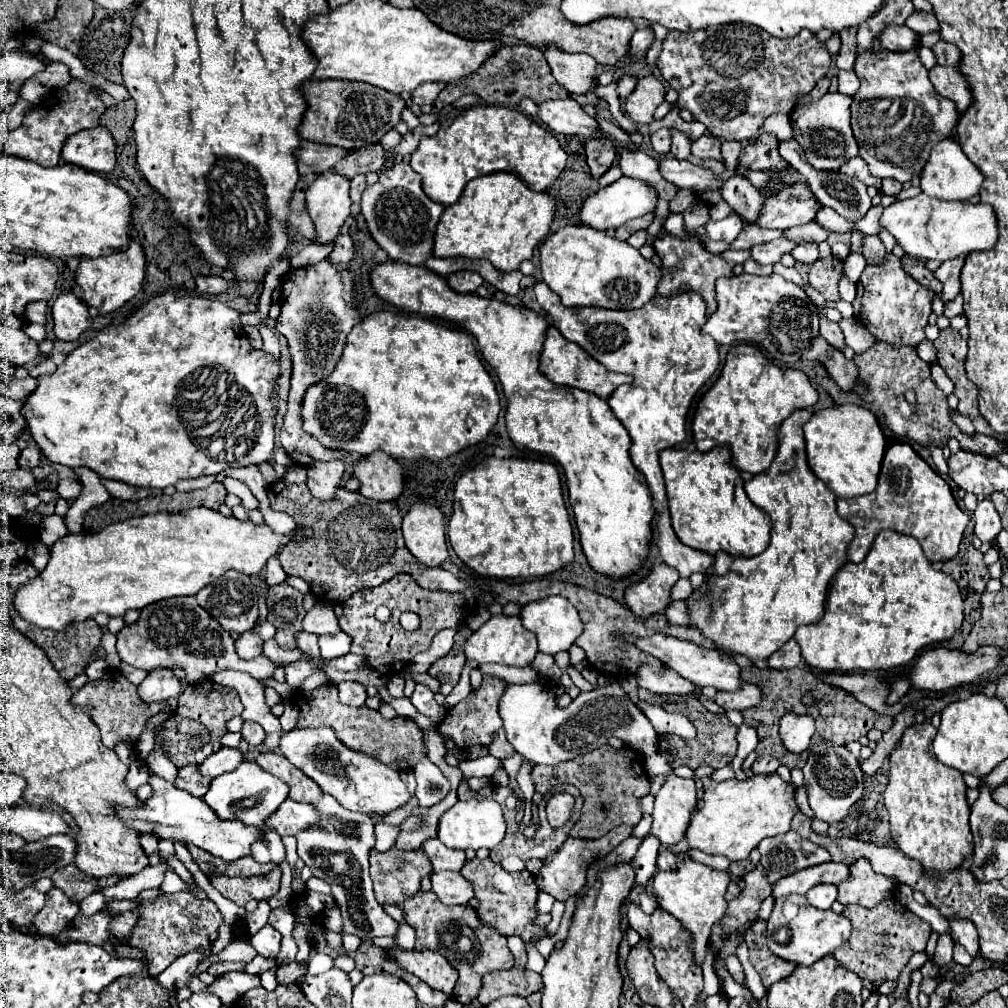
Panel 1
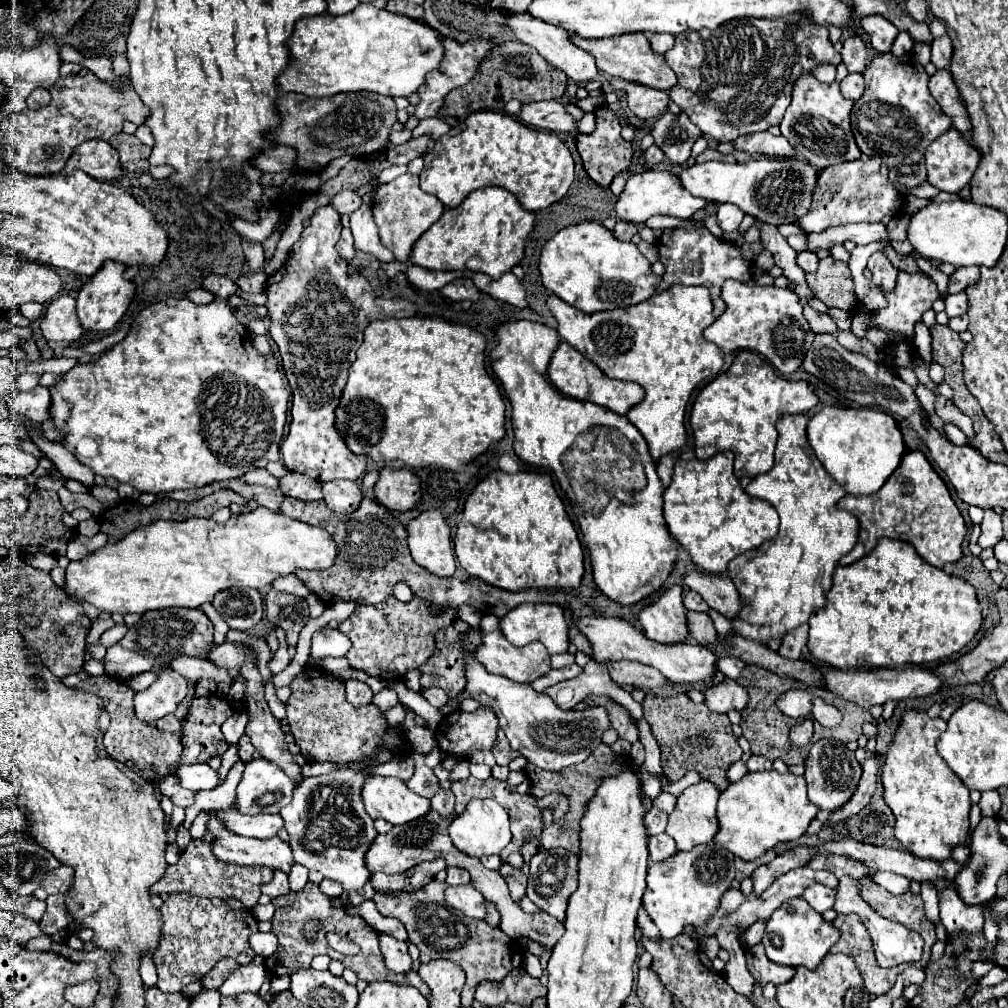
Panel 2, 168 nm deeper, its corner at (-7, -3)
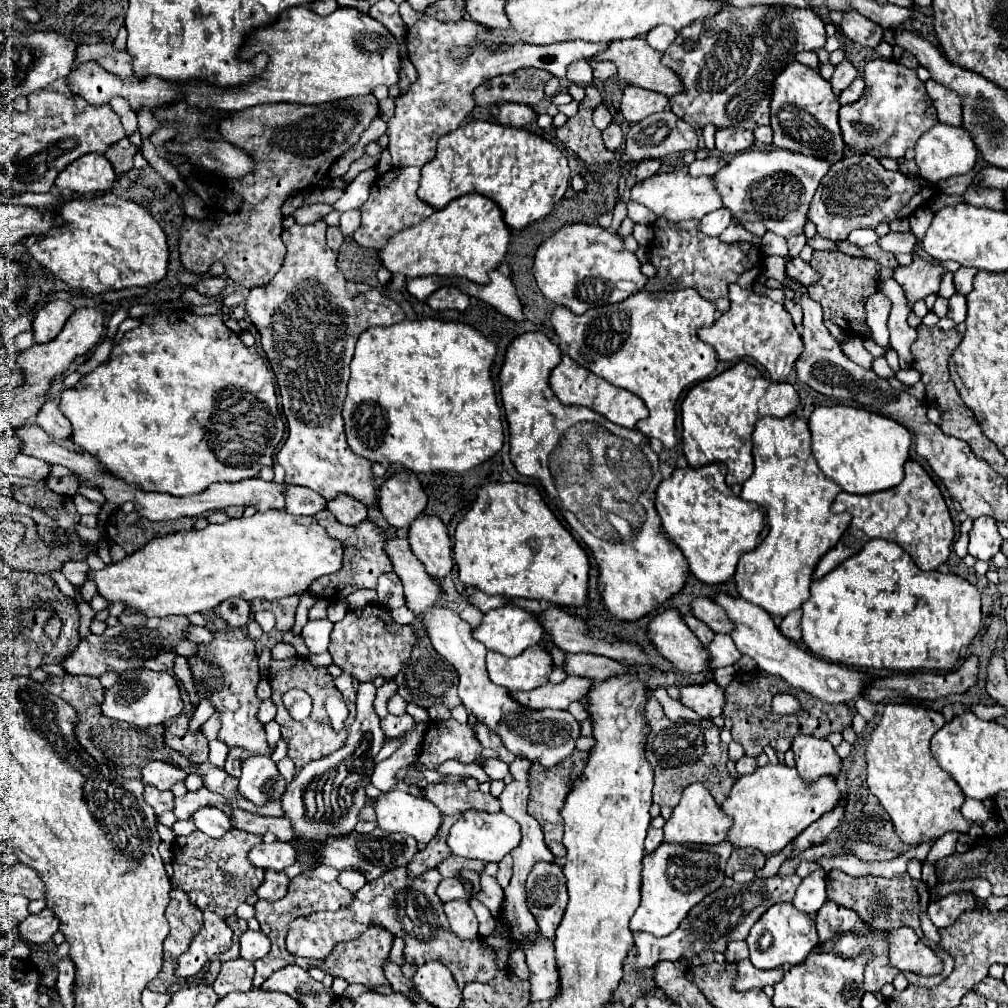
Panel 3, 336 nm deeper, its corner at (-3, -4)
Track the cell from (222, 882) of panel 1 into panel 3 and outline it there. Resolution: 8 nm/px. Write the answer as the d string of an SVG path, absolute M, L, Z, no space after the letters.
M266 870L264 872L264 882L256 890L256 896L262 898L262 900L280 900L280 898L286 896L288 884L290 884L290 880L284 872Z

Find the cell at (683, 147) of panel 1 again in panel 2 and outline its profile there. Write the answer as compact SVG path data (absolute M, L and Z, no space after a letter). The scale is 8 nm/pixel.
M664 113L652 125L652 135L654 135L654 143L660 145L660 149L670 159L670 163L686 163L694 141L702 133L684 113L680 115Z

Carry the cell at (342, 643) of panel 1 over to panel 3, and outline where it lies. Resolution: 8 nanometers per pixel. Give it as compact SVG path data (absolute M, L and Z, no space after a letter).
M328 618L306 622L306 626L302 628L302 638L304 638L304 644L310 650L310 654L320 654L320 652L328 650L330 632L332 632L332 622Z

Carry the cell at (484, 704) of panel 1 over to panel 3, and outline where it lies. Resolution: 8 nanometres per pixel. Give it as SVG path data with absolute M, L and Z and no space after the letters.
M456 720L430 722L424 732L422 752L414 762L414 768L424 766L428 770L438 768L446 760L458 760L470 764L480 756L480 742L474 736L474 728Z

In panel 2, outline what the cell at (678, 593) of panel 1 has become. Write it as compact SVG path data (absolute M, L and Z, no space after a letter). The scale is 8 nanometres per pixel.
M690 589L684 593L684 607L692 609L692 611L708 611L710 609L708 603L696 591L690 591Z

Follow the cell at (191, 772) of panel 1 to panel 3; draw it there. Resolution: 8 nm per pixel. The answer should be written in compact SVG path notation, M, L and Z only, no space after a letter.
M144 786L144 798L154 808L156 814L162 814L162 812L174 808L172 792L160 792L160 790L152 790L152 786Z

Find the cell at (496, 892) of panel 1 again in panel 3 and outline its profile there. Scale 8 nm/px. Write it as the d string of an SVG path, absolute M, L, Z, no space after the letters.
M508 856L508 858L498 862L498 874L496 874L496 880L498 880L498 884L502 888L508 886L510 878L512 878L512 856Z

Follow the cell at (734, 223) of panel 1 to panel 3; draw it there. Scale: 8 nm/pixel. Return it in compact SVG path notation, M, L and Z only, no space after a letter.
M728 208L716 210L716 212L712 212L712 214L708 214L708 216L704 216L704 218L700 220L700 230L702 230L706 236L720 236L720 232L722 232L724 228L728 228L730 222L732 222L732 214L730 214Z

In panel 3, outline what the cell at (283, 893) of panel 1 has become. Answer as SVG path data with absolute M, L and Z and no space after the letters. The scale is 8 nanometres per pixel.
M272 842L272 844L256 844L250 850L250 862L264 870L276 870L284 872L290 864L296 862L296 848L288 842Z

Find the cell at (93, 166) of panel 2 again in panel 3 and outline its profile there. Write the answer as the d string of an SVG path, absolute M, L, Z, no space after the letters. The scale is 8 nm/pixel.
M86 154L62 170L56 178L56 186L62 192L76 192L76 194L92 194L110 190L116 180L116 174L102 154Z

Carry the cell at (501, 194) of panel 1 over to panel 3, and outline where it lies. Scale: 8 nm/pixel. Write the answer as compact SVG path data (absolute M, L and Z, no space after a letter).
M480 194L460 196L448 202L442 210L422 220L416 226L392 234L386 246L378 250L378 258L386 270L392 274L404 274L406 278L420 276L460 276L470 282L488 282L488 272L494 270L508 248L510 230L504 224L502 210Z

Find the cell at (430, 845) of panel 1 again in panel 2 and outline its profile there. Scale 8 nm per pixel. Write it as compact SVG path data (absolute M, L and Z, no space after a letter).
M446 867L446 883L448 885L462 885L462 883L470 883L470 875L466 869L460 869L460 867Z

